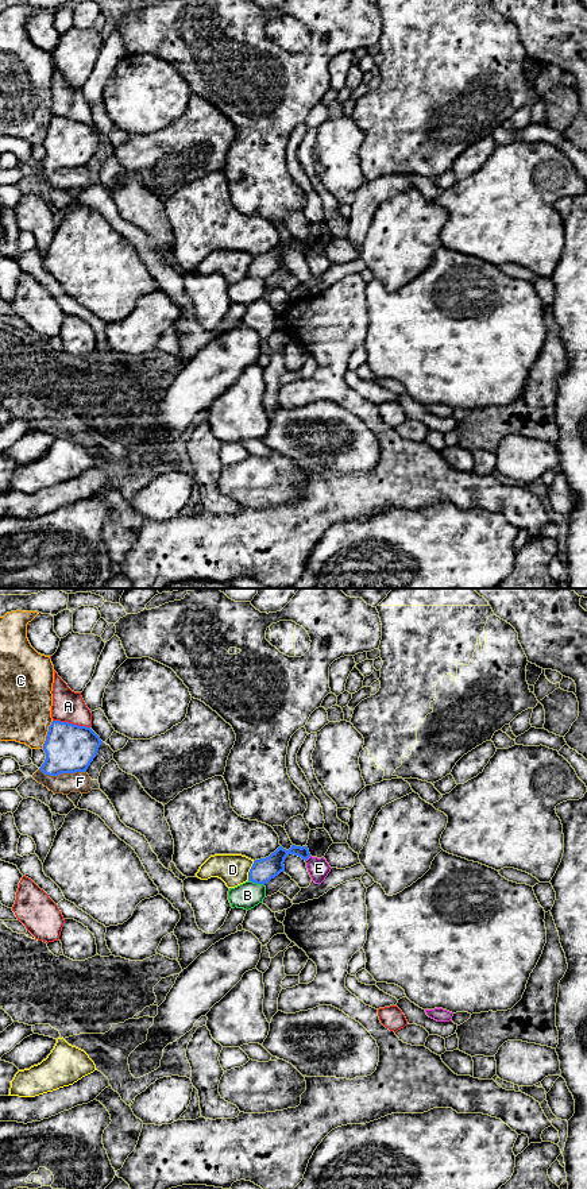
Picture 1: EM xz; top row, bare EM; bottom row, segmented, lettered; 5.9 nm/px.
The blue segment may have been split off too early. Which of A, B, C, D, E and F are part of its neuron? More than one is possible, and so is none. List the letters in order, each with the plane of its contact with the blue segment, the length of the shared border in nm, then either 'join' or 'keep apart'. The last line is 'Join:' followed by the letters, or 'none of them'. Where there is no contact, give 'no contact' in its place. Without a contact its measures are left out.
A: xz | 220 nm | keep apart
B: xz | 100 nm | keep apart
C: xz | 170 nm | keep apart
D: xz | 130 nm | keep apart
E: xz | 50 nm | keep apart
F: xz | 280 nm | keep apart
Join: none of them

